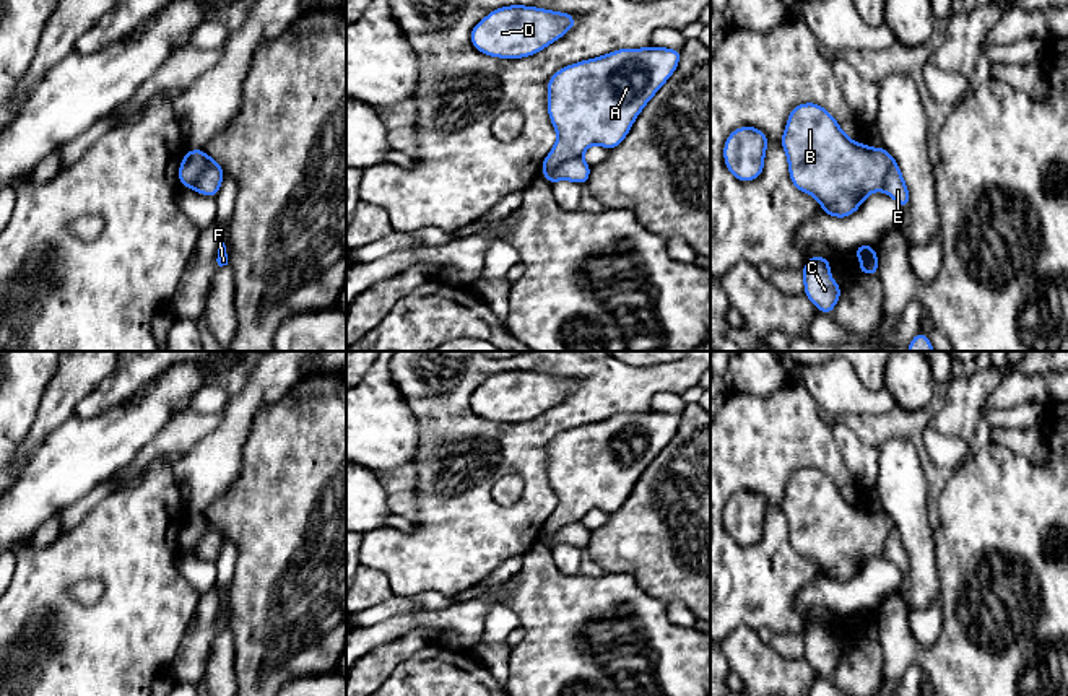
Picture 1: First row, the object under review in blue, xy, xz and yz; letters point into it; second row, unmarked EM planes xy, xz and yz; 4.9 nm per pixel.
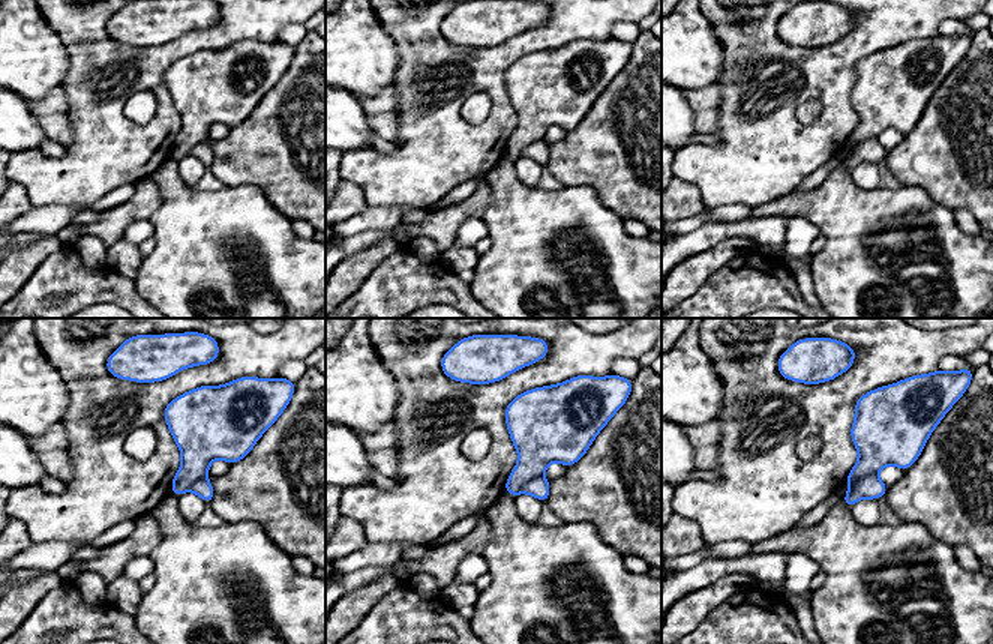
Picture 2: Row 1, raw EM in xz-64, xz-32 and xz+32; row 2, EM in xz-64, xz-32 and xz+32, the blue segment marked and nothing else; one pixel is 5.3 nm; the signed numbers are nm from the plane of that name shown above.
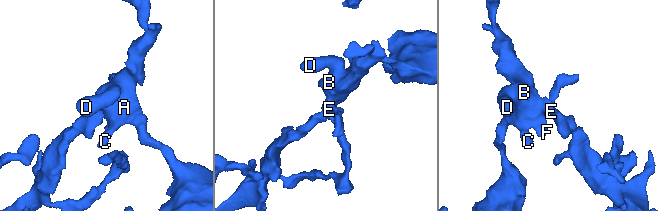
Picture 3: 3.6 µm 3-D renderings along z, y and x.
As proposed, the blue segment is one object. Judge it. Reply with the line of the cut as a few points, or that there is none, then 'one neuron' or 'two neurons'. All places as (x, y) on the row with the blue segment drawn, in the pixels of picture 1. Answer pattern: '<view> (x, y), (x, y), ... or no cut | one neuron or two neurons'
xz (579, 156), (564, 160), (547, 176) | two neurons

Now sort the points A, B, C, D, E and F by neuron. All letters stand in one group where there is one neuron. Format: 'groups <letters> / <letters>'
groups A B C D F / E

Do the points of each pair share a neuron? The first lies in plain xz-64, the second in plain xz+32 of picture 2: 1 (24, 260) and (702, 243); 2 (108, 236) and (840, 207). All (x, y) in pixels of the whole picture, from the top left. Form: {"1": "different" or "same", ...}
{"1": "different", "2": "different"}

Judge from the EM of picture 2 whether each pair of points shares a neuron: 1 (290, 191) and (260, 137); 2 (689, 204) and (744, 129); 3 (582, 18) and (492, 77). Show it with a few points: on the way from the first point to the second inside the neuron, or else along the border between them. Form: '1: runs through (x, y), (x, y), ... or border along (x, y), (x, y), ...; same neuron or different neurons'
1: runs through (290, 177), (290, 167), (273, 150); same neuron
2: border along (677, 177), (690, 182), (698, 189), (704, 207); different neurons
3: runs through (558, 29), (546, 36), (521, 44), (510, 53); same neuron

